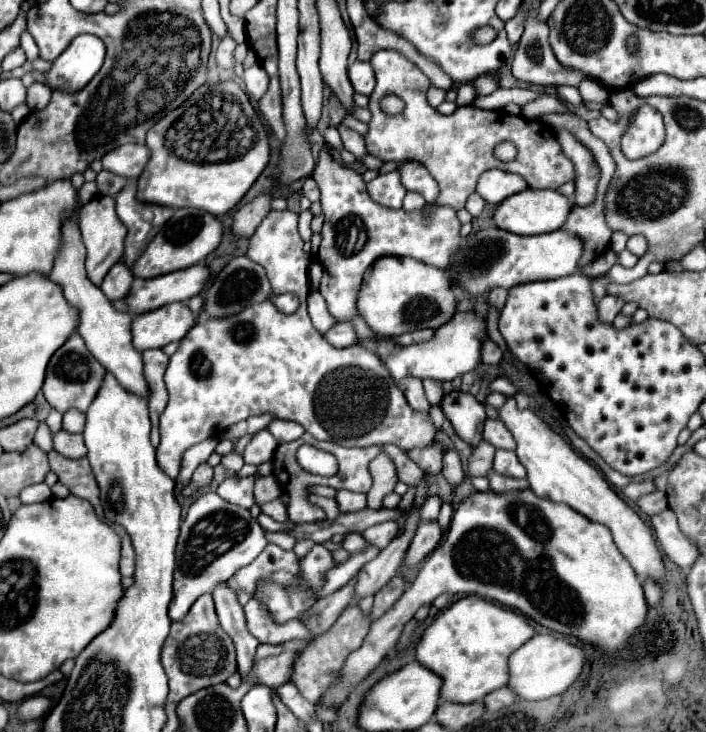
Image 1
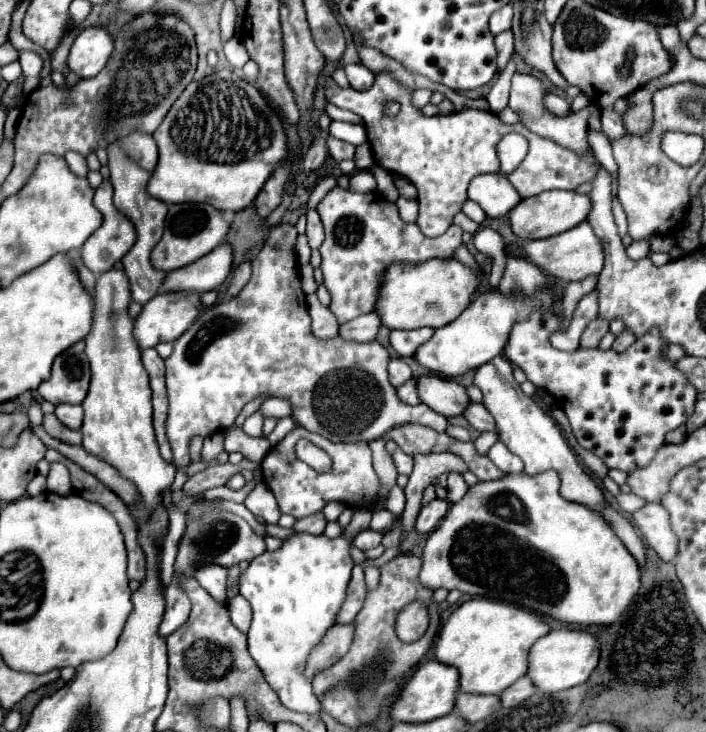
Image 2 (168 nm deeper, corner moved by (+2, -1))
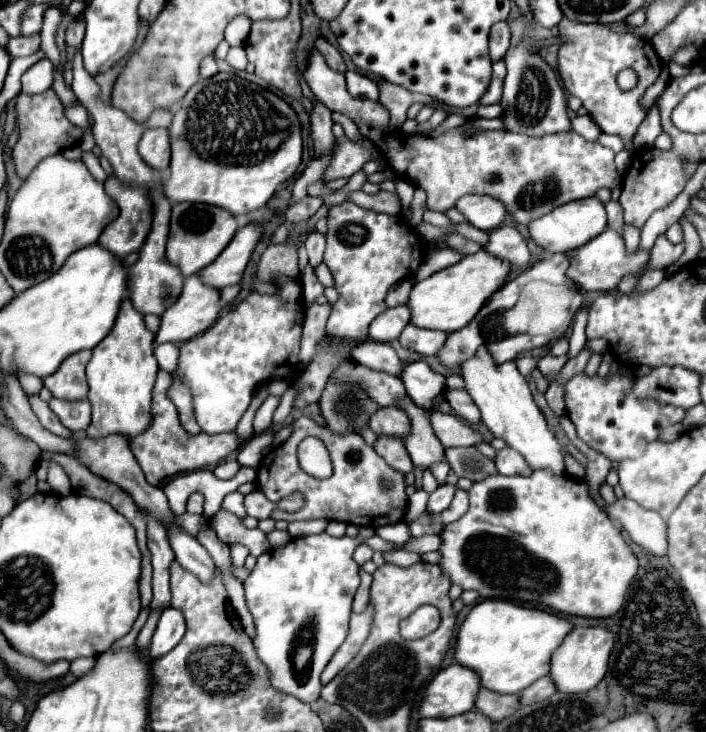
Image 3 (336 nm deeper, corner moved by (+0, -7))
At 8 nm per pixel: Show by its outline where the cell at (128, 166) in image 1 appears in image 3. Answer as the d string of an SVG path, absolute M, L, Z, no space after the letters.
M166 128L146 130L138 142L138 154L154 170L168 170L170 166L170 142Z

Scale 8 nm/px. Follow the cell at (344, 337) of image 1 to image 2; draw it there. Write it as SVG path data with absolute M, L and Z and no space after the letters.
M376 312L364 314L362 318L356 318L352 322L346 322L340 326L340 336L344 340L356 340L356 342L368 342L374 340L382 322Z

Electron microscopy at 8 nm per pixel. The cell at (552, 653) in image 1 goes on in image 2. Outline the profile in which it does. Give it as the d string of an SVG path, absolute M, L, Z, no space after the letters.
M552 630L540 638L528 656L528 676L536 682L542 692L560 692L572 686L580 686L588 680L592 670L598 666L600 644L598 640L584 630Z

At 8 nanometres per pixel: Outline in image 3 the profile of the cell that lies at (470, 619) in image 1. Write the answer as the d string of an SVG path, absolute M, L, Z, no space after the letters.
M482 600L458 628L454 658L480 676L480 686L496 694L520 694L526 686L548 674L550 656L572 626L554 614L522 608L508 600Z

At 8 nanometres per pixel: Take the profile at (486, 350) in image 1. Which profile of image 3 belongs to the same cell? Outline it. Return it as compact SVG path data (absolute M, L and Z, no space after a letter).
M478 352L478 356L466 360L462 368L462 378L466 382L466 392L472 396L474 404L482 414L482 422L496 436L502 438L512 450L522 454L532 470L550 468L556 476L564 476L564 454L556 440L552 428L548 426L544 414L530 396L530 388L514 362L494 364L488 352Z

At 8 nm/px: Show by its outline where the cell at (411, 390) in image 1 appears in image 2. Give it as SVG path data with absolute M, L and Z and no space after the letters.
M390 358L388 360L388 374L390 374L392 386L400 386L412 378L412 372L402 358Z

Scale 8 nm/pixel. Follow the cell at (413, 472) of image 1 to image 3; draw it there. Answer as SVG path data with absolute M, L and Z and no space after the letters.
M380 436L378 442L374 444L374 450L398 472L408 474L414 470L412 460L404 448L404 442L400 438L388 438L388 436Z

